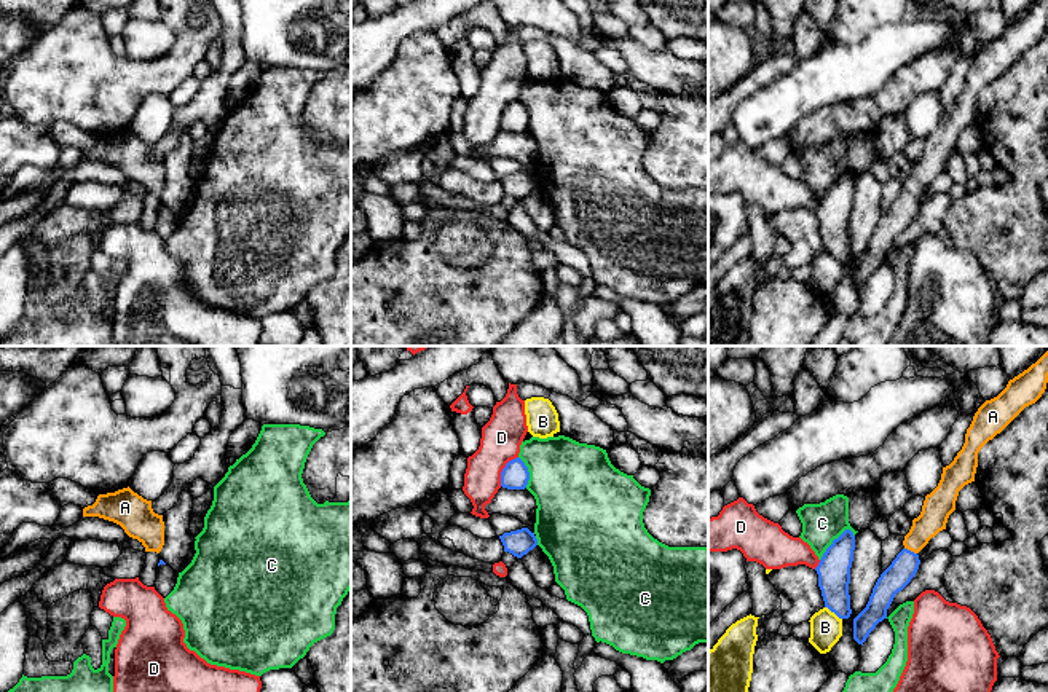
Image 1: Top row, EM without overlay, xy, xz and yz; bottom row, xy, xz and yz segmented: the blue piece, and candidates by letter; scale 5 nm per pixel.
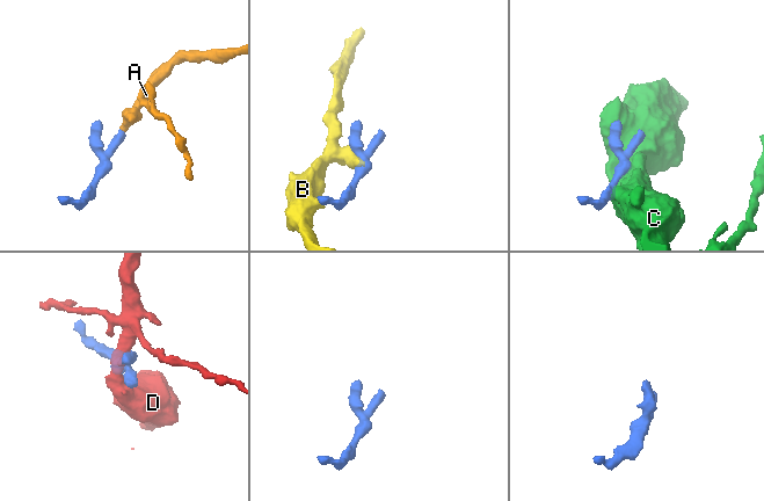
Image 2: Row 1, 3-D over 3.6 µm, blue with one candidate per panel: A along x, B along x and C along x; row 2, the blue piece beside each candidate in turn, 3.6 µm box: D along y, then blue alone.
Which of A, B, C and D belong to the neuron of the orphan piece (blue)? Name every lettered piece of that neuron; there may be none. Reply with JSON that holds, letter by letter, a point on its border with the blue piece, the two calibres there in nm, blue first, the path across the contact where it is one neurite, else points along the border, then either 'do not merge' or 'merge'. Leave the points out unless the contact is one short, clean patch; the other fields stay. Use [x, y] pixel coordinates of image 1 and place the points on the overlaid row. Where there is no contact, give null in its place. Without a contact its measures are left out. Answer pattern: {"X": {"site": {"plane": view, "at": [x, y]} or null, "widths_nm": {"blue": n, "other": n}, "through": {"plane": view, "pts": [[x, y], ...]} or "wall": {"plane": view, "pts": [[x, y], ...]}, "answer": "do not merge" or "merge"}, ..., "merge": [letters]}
{"A": {"site": {"plane": "yz", "at": [910, 550]}, "widths_nm": {"blue": 140, "other": 140}, "through": {"plane": "yz", "pts": [[903, 568], [910, 550], [937, 509]]}, "answer": "merge"}, "B": {"site": {"plane": "yz", "at": [833, 611]}, "widths_nm": {"blue": 160, "other": 160}, "answer": "do not merge"}, "C": {"site": {"plane": "yz", "at": [833, 541]}, "widths_nm": {"blue": 160, "other": 200}, "answer": "do not merge"}, "D": {"site": {"plane": "xz", "at": [503, 469]}, "widths_nm": {"blue": 140, "other": 200}, "answer": "do not merge"}, "merge": ["A"]}

